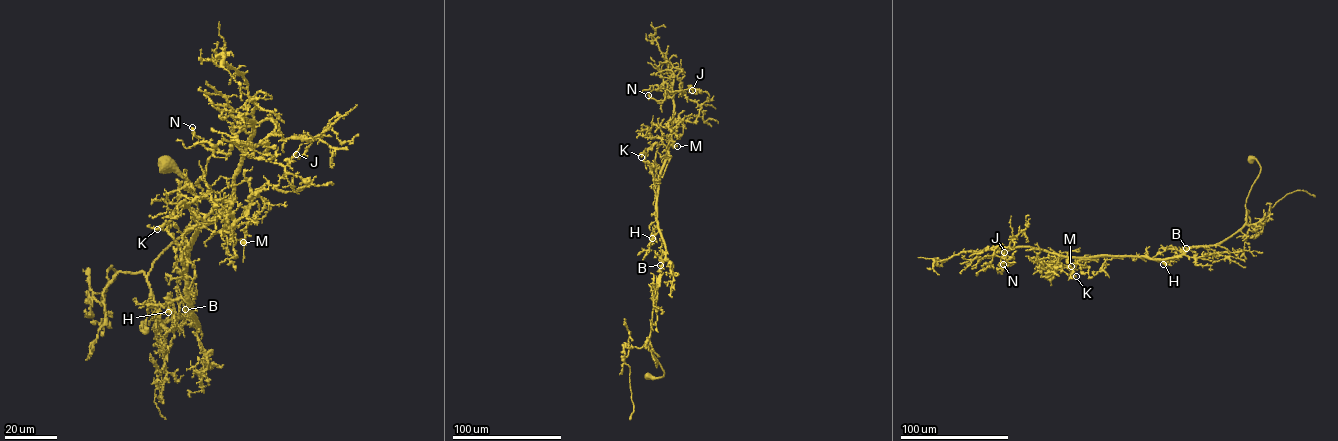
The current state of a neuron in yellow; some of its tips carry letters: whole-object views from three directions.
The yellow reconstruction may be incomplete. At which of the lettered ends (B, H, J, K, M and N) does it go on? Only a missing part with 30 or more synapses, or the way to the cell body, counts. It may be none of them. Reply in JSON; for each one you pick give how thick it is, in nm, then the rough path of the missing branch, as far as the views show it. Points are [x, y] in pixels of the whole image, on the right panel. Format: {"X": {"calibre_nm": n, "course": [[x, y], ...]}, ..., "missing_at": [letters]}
{"missing_at": []}

